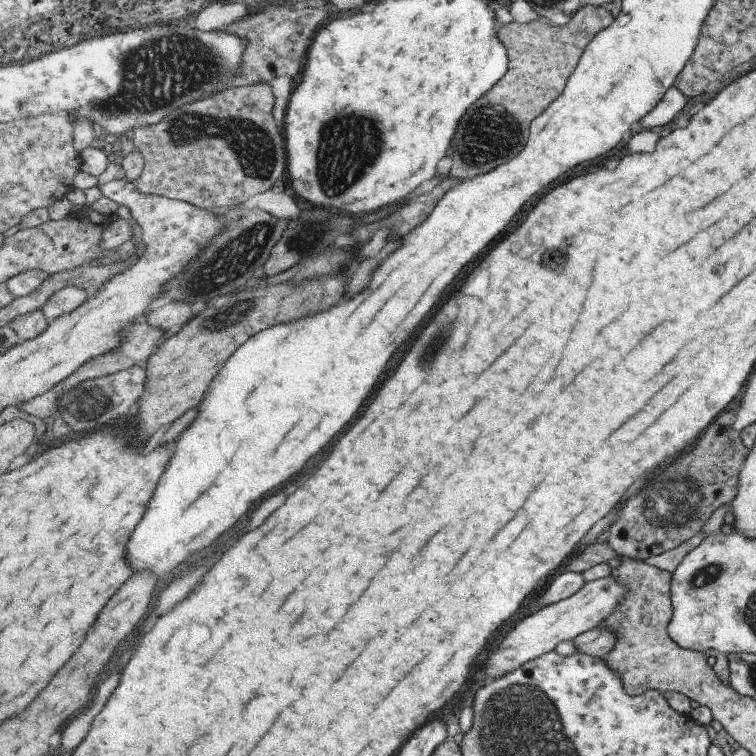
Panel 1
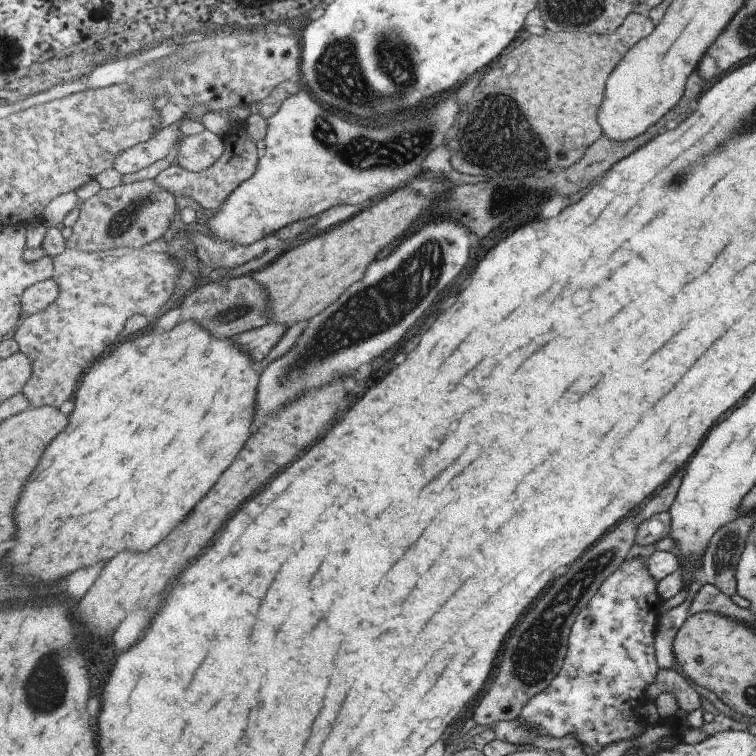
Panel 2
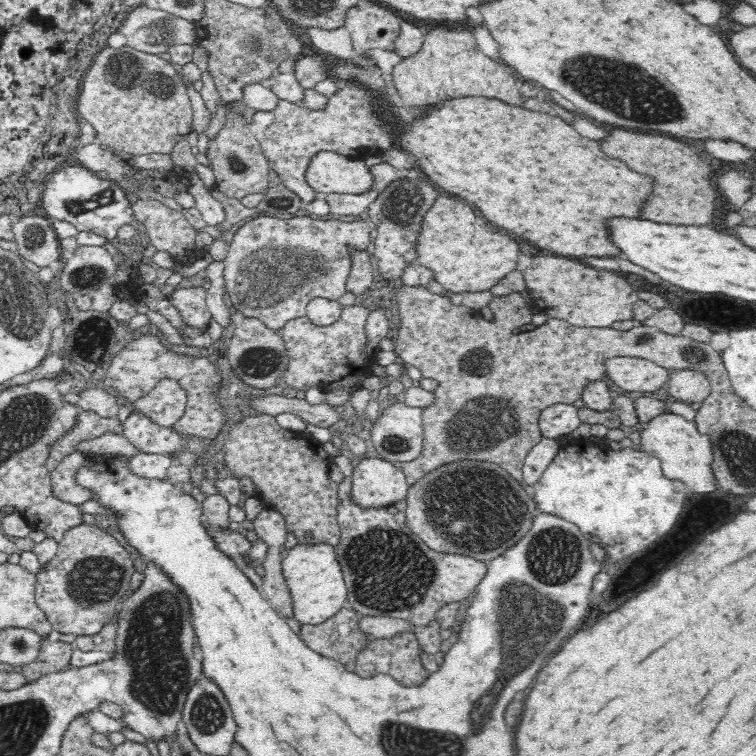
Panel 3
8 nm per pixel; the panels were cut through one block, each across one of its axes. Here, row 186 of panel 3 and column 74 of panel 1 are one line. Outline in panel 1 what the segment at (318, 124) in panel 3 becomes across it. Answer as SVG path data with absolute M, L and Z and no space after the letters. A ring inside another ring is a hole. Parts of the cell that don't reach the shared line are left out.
M65 287L51 295L41 307L43 314L50 323L63 315L75 312L87 300L88 292L81 287Z

